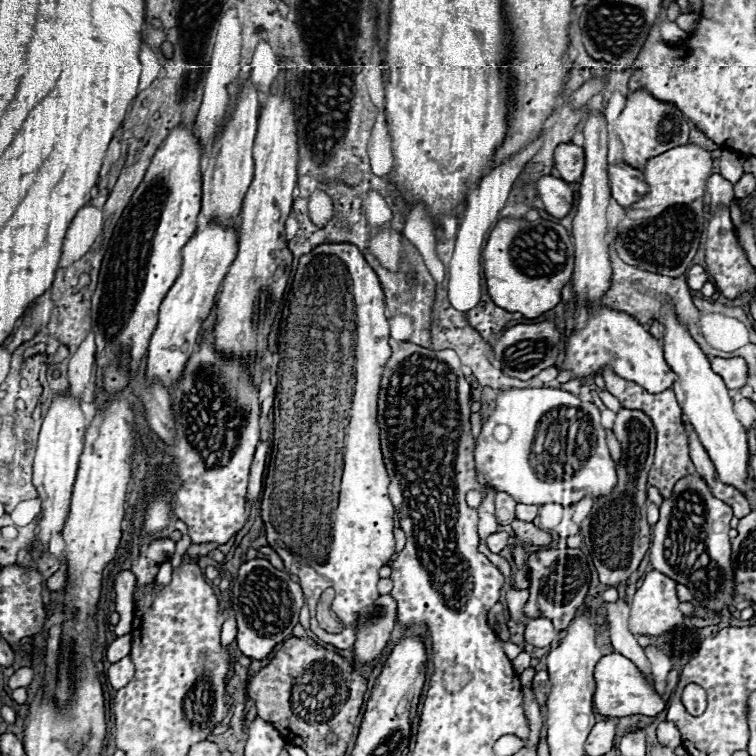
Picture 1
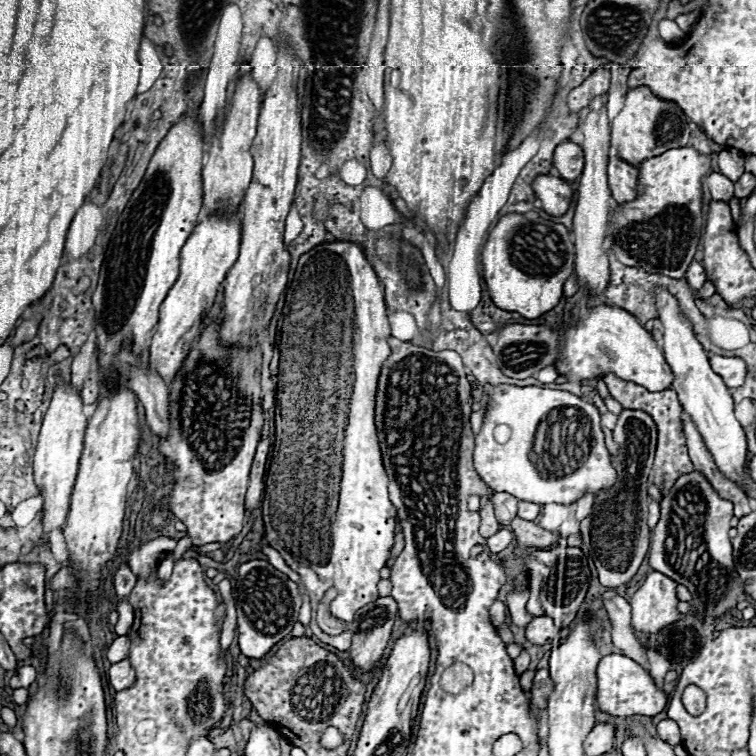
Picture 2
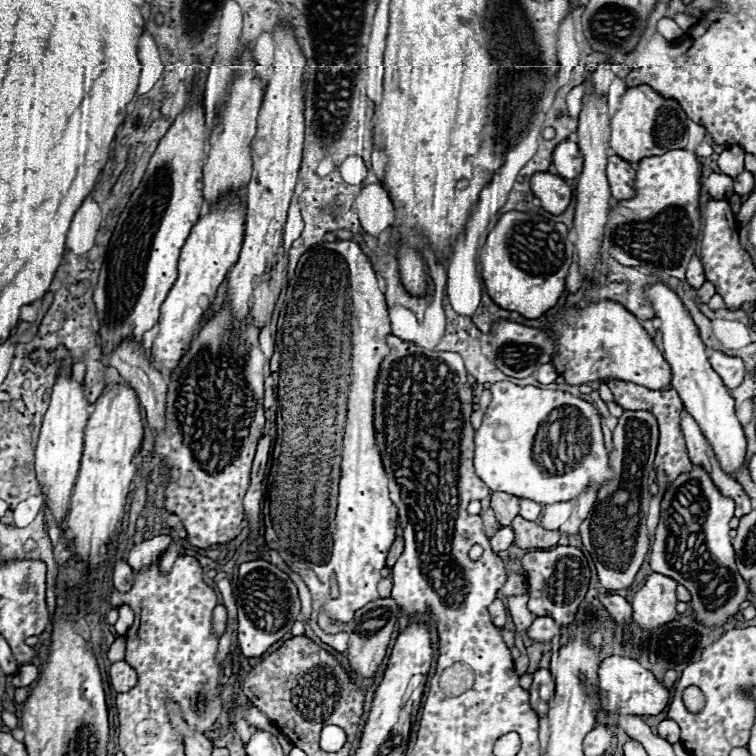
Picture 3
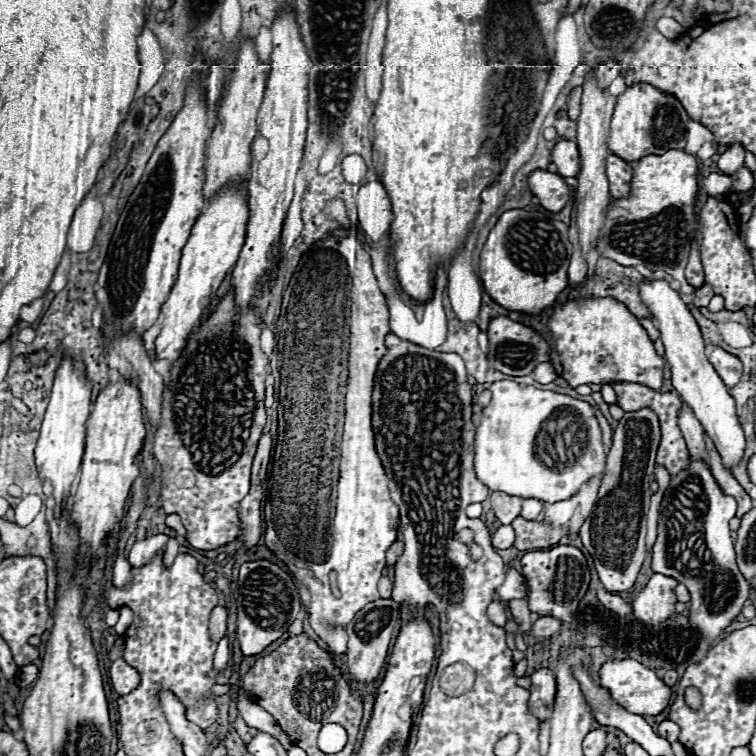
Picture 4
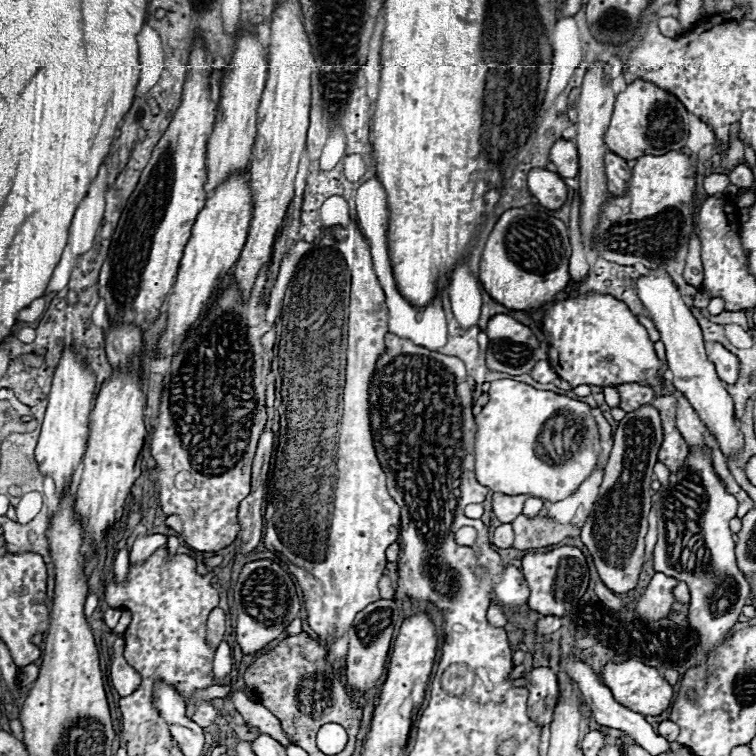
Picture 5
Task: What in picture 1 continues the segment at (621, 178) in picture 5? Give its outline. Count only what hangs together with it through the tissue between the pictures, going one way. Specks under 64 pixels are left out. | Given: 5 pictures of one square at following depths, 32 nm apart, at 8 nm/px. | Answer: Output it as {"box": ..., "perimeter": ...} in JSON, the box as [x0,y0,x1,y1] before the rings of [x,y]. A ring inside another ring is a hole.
{"box":[608,162,646,206],"perimeter":[[[616,162],[608,166],[612,198],[620,206],[630,206],[634,200],[640,200],[646,194],[646,184],[642,180],[642,172],[628,166],[626,162]]]}

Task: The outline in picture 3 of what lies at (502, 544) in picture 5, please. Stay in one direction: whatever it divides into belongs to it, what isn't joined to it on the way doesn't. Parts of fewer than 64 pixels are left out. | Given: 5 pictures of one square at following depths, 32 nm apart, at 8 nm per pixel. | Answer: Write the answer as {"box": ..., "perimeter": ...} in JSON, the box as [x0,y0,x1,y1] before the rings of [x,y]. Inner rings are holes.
{"box":[490,526,514,552],"perimeter":[[[502,526],[492,538],[490,538],[490,544],[492,544],[492,550],[494,552],[500,552],[500,550],[506,550],[514,544],[514,532],[510,526]]]}

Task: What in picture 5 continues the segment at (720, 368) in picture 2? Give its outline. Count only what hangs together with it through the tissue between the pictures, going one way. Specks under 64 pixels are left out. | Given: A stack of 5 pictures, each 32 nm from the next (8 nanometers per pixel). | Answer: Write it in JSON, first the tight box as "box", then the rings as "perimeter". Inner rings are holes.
{"box":[708,342,740,384],"perimeter":[[[720,342],[708,344],[708,360],[714,362],[716,374],[722,382],[734,384],[738,380],[738,368],[740,368],[738,358],[730,350],[726,350]]]}

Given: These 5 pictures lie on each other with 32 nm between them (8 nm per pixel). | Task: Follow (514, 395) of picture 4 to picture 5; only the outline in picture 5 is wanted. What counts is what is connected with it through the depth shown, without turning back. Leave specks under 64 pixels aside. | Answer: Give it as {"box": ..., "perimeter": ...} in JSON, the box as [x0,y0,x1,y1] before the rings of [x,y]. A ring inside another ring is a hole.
{"box":[476,380,600,502],"perimeter":[[[492,380],[490,382],[490,400],[476,416],[478,432],[476,432],[476,478],[480,484],[488,486],[492,492],[502,494],[530,494],[550,502],[558,502],[568,498],[596,468],[596,460],[600,456],[600,434],[594,418],[590,416],[590,406],[578,400],[572,400],[562,394],[554,394],[548,390],[536,390],[528,384],[516,380]],[[568,414],[574,418],[578,430],[574,434],[574,442],[568,448],[564,460],[556,464],[544,462],[536,454],[538,436],[544,428],[544,422],[558,416]]]}

